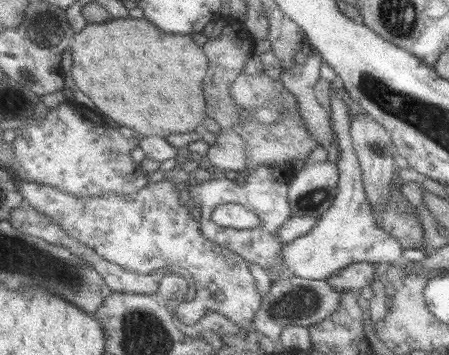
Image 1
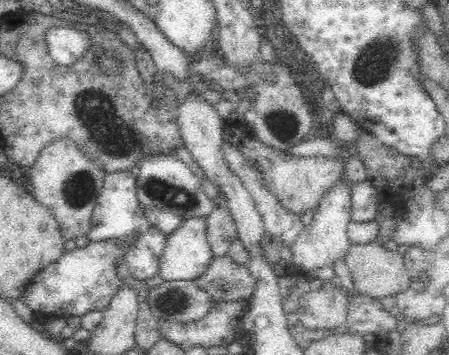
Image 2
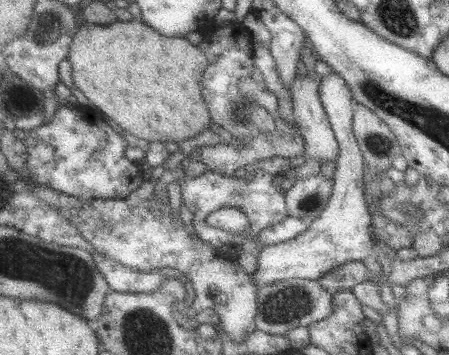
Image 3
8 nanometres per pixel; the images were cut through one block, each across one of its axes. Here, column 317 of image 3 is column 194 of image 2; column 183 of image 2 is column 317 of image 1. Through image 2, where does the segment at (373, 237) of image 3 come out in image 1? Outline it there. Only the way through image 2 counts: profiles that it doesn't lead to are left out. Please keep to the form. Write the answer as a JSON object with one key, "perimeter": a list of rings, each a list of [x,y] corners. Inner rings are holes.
{"perimeter":[[[331,92],[331,106],[333,106],[335,134],[337,134],[339,148],[341,148],[341,162],[339,162],[341,194],[339,194],[339,198],[335,198],[333,208],[327,214],[323,214],[323,218],[319,220],[319,226],[315,226],[315,230],[311,230],[311,234],[287,244],[287,248],[285,248],[287,270],[269,272],[273,282],[281,280],[281,278],[287,278],[289,270],[297,278],[329,282],[329,278],[335,278],[337,274],[341,274],[341,270],[345,270],[351,264],[373,262],[373,264],[391,266],[391,264],[403,262],[401,256],[403,256],[405,246],[401,244],[399,238],[387,234],[383,228],[377,226],[375,214],[373,214],[369,198],[365,194],[363,170],[361,170],[361,164],[359,164],[359,158],[357,158],[357,152],[355,152],[355,144],[353,144],[353,138],[351,138],[353,116],[347,110],[347,104],[343,102],[343,98],[333,96],[333,92]]]}

